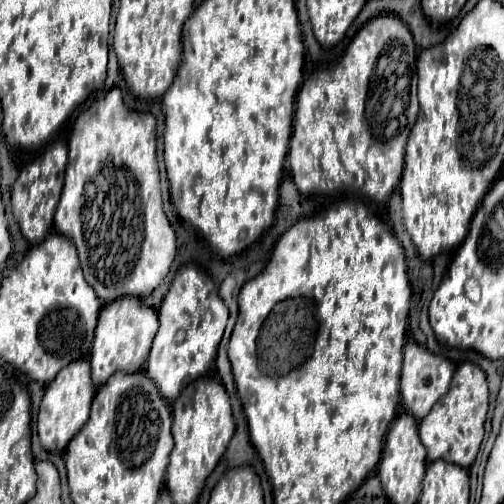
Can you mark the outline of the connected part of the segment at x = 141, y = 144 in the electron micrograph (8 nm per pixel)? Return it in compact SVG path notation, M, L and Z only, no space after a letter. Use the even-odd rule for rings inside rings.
M112 87L102 99L96 99L88 111L80 113L68 141L68 167L62 195L54 215L54 227L76 243L86 281L98 297L108 303L124 295L146 297L166 277L176 255L176 235L164 213L160 195L160 171L156 161L156 119L152 113L132 111L122 101L122 91Z

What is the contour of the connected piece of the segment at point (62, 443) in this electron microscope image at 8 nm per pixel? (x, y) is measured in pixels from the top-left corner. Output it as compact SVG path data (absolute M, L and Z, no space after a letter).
M86 359L72 361L64 369L60 369L58 377L46 385L40 409L38 409L38 437L46 451L64 451L74 433L82 429L88 421L92 397L96 393L96 385L90 379L90 365Z

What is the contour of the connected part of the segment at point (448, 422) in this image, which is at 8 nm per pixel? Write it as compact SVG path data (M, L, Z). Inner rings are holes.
M464 361L458 365L448 393L432 407L432 411L420 419L420 441L426 447L428 461L446 459L462 467L470 467L476 459L478 447L484 439L484 421L488 413L488 383L484 371Z

